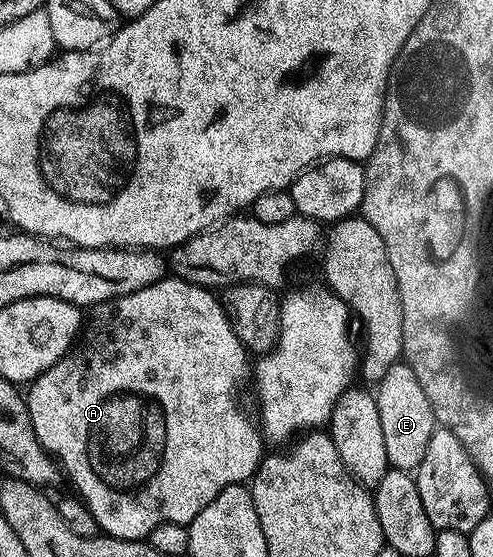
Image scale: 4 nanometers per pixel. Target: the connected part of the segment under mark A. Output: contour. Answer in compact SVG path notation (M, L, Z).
M173 275L163 276L162 280L152 283L148 287L144 287L140 291L132 291L132 295L124 295L117 297L111 301L105 301L99 305L93 306L91 315L85 322L84 328L80 334L80 340L71 348L69 353L65 353L63 357L52 367L48 367L48 371L44 371L34 381L29 382L28 389L30 393L25 394L26 406L28 407L28 415L32 419L32 427L36 431L36 439L41 443L43 451L49 454L55 462L60 466L64 477L74 484L73 492L85 503L88 511L92 511L92 515L96 519L99 530L105 536L115 537L121 541L140 541L149 538L150 532L160 523L176 523L177 525L189 526L192 519L196 519L196 515L200 515L200 511L204 511L204 507L208 507L208 503L212 503L212 499L216 499L216 495L220 495L220 491L224 491L224 487L229 485L241 485L249 482L253 478L254 473L258 470L258 464L262 462L264 456L264 448L262 449L262 441L264 442L264 433L252 418L246 414L246 409L242 406L242 388L246 385L246 376L251 376L252 365L246 362L248 351L240 343L240 339L236 335L236 331L232 331L230 320L226 318L226 311L222 308L221 300L205 285L193 285L190 281L182 281Z

